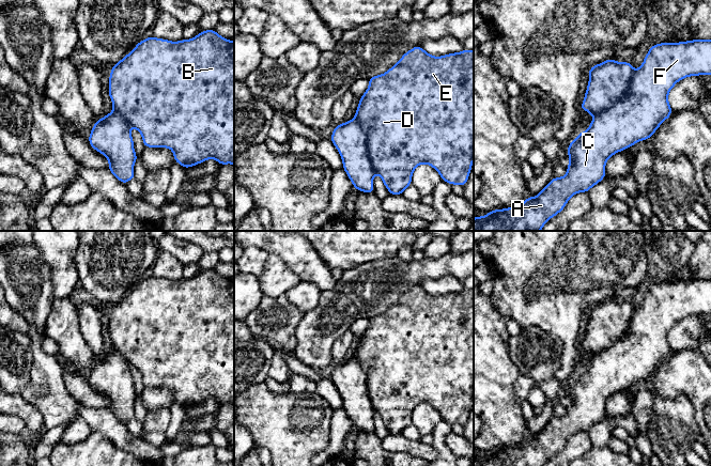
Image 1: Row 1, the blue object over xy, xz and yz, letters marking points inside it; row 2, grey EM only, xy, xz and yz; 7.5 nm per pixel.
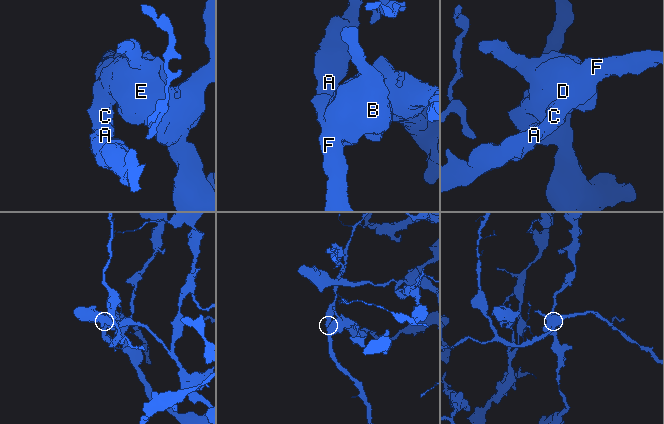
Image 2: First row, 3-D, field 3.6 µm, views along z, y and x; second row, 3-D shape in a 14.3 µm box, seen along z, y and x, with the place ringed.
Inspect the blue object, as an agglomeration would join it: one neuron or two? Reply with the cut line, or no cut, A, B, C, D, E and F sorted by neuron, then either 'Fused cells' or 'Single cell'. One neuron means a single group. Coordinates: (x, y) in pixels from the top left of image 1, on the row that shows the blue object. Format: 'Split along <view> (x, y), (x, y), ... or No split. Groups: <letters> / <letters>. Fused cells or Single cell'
No split. Groups: A B C D E F. Single cell

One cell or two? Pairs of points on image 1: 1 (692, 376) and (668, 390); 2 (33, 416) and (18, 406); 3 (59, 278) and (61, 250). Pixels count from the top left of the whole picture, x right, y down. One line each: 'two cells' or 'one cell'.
1: one cell
2: one cell
3: one cell

